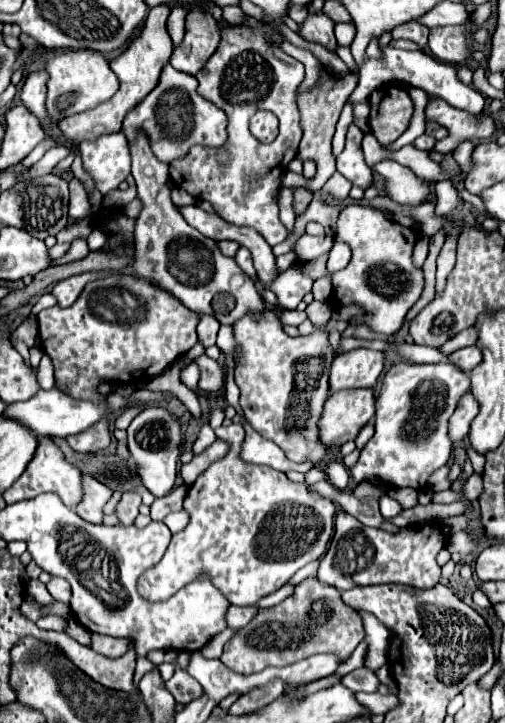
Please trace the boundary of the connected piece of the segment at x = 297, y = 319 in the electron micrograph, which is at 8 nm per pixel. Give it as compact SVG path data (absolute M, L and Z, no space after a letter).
M282 310L280 314L280 322L282 324L290 324L290 326L298 326L306 320L306 312L300 310Z

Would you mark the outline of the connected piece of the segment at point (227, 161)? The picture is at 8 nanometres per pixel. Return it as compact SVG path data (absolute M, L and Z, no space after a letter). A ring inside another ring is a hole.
M240 30L240 34L228 34L220 42L196 78L198 94L228 114L228 142L208 152L202 146L194 146L188 156L170 164L170 180L196 200L208 200L220 218L236 226L254 228L271 247L276 246L288 236L278 218L276 196L280 178L290 160L296 158L302 140L294 92L304 78L304 66L296 58L268 46L268 42L260 42L260 38L244 38L244 30ZM258 108L274 112L280 120L280 134L270 144L262 144L248 130L248 120Z

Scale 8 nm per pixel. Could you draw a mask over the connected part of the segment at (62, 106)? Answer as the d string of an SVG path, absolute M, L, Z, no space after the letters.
M68 50L62 52L54 58L50 58L46 62L48 72L48 100L46 100L46 108L48 114L52 118L52 122L58 122L66 116L72 116L76 112L84 112L90 110L102 102L106 102L108 98L112 98L118 90L118 78L116 74L110 70L106 58L100 52L92 52L92 50Z

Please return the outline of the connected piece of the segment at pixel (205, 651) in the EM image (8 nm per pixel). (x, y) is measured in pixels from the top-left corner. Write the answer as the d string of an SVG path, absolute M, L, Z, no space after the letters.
M230 628L222 630L220 634L216 634L216 636L200 650L200 654L202 654L204 658L210 658L210 660L220 658L220 656L222 656L222 648L224 648L224 644L228 642L228 638L230 638L232 634L234 634L234 630L230 630Z

